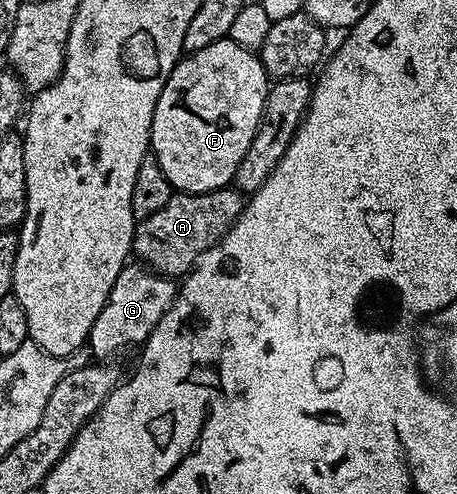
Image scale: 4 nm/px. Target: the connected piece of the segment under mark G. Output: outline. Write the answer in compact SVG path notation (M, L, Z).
M131 262L120 273L120 277L116 277L116 285L112 285L112 293L108 293L108 301L104 309L100 309L96 325L92 325L88 340L91 356L95 360L106 361L109 355L125 347L137 348L145 344L152 329L156 329L160 317L164 317L164 313L174 303L175 294L176 283L173 278L159 275L141 262Z

